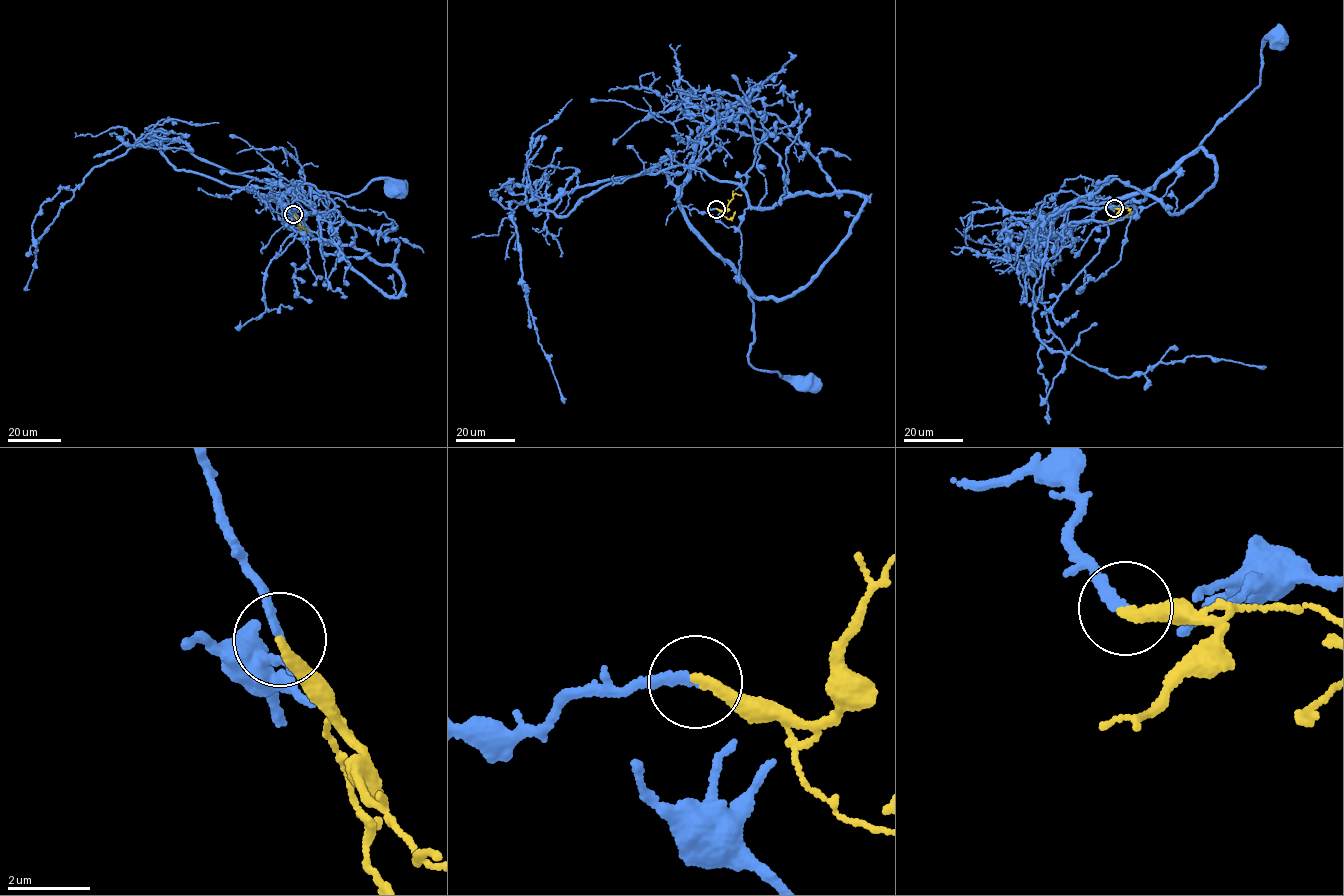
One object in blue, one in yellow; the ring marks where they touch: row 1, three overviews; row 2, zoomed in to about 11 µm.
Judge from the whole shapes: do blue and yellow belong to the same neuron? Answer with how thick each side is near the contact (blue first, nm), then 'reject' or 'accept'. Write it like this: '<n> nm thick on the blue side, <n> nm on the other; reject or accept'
200 nm thick on the blue side, 280 nm on the other; accept

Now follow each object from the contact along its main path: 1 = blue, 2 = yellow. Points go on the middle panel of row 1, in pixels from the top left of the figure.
1: (716, 209), (682, 206), (690, 223), (746, 283), (753, 315), (749, 363), (810, 385)
2: (716, 209), (725, 211), (733, 195), (741, 195)

